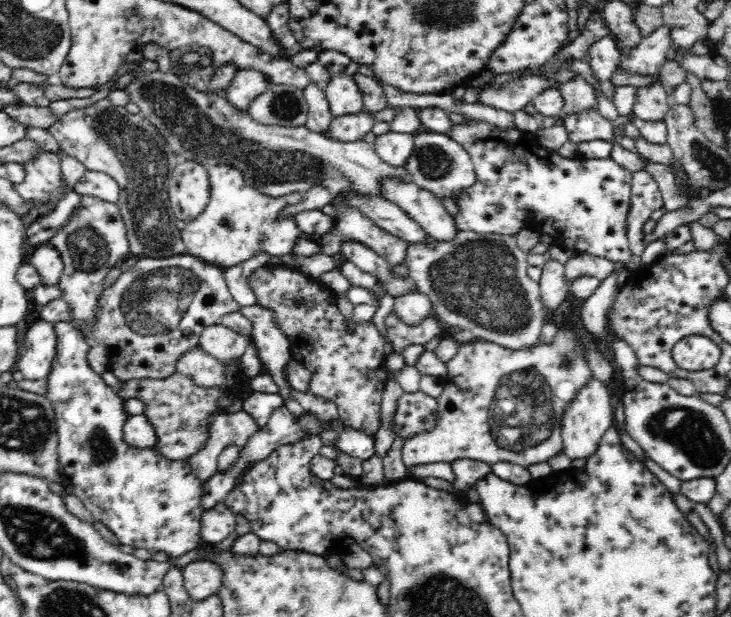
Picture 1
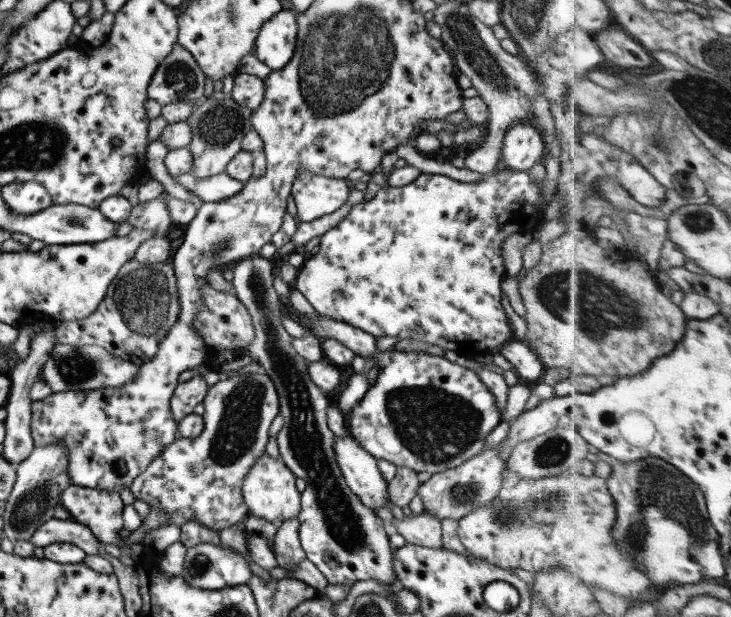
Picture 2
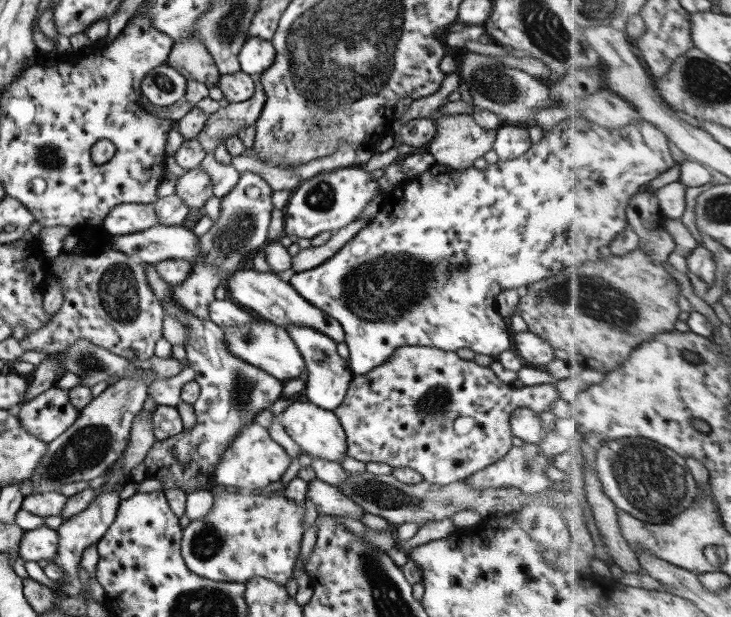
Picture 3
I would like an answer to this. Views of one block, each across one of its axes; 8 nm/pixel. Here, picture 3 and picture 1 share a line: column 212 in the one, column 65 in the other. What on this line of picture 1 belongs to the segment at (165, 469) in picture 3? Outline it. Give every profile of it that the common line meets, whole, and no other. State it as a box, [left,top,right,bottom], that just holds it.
[43,322,203,559]

